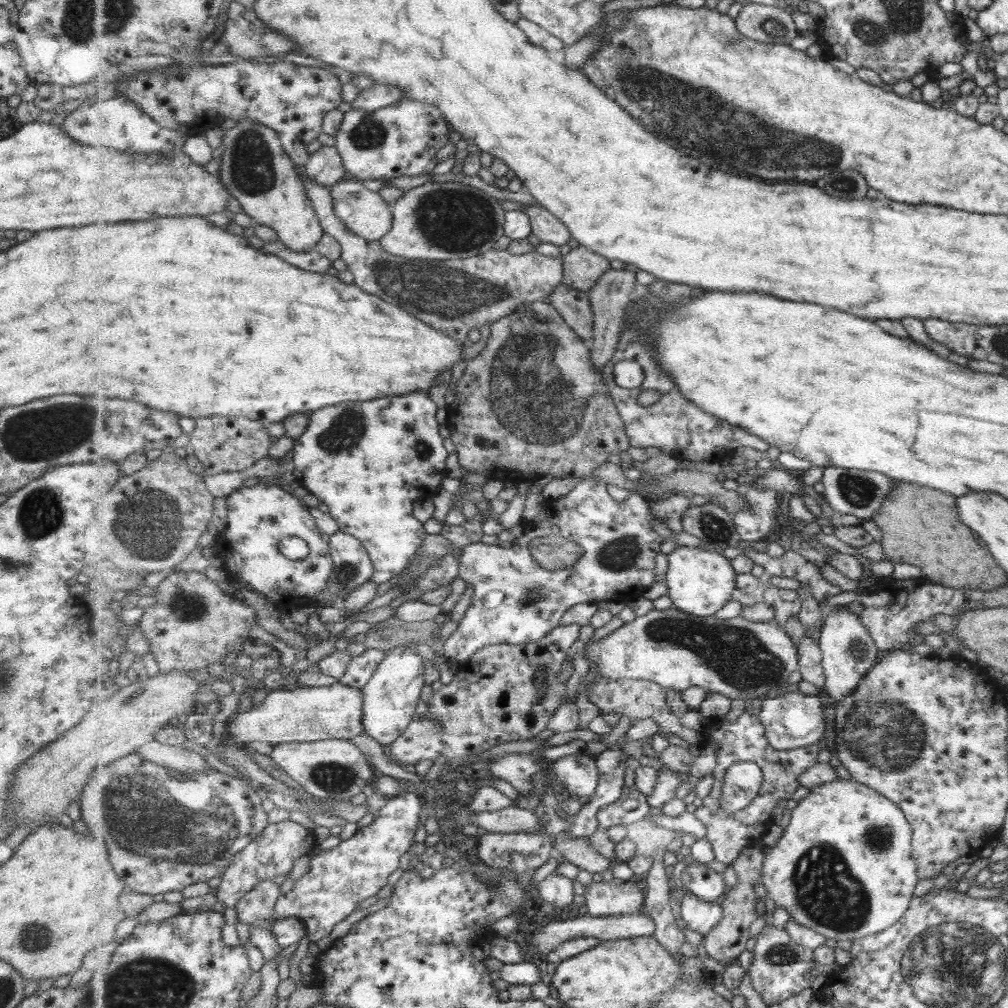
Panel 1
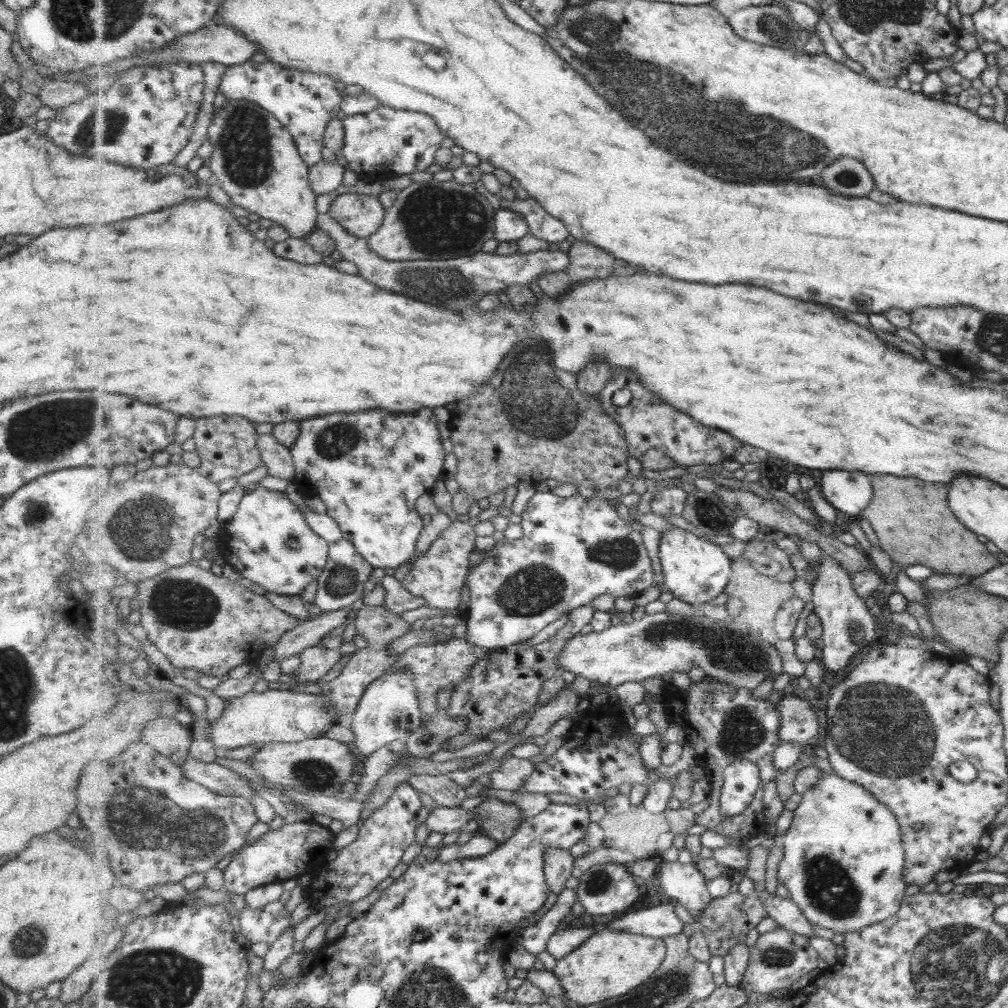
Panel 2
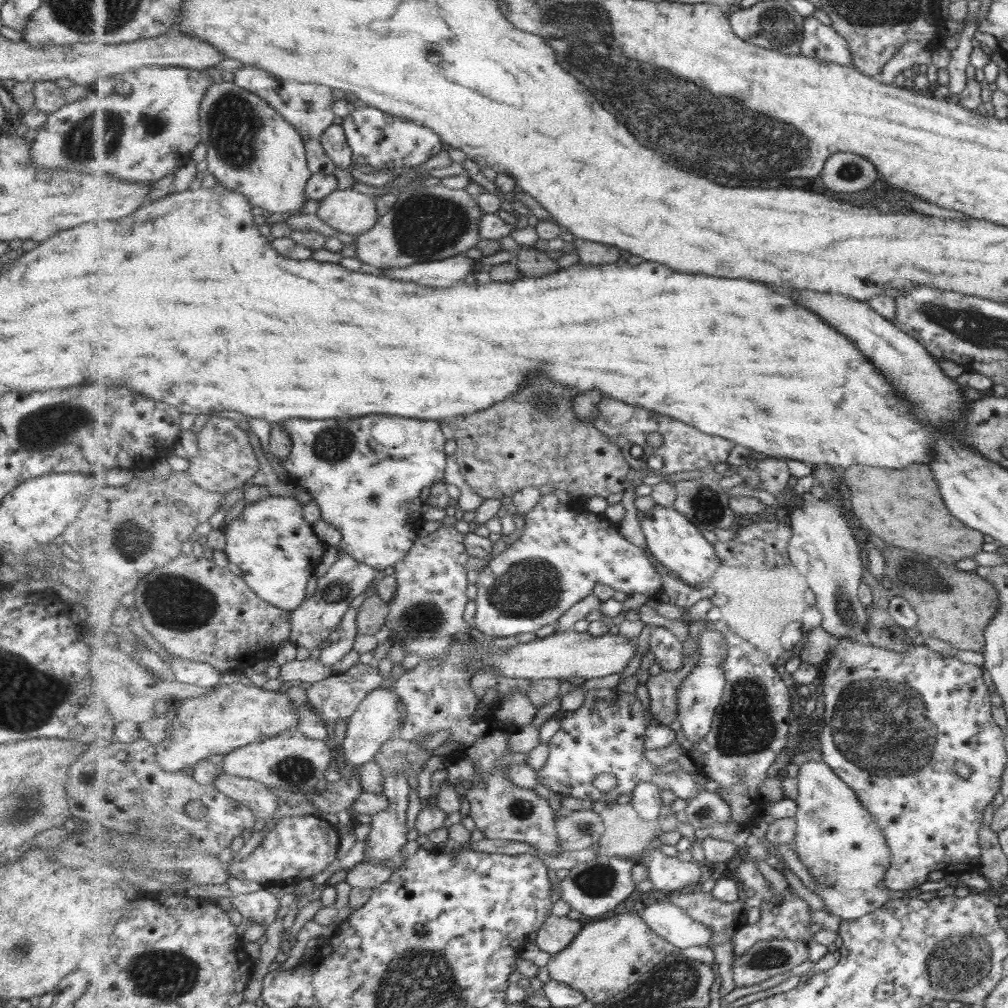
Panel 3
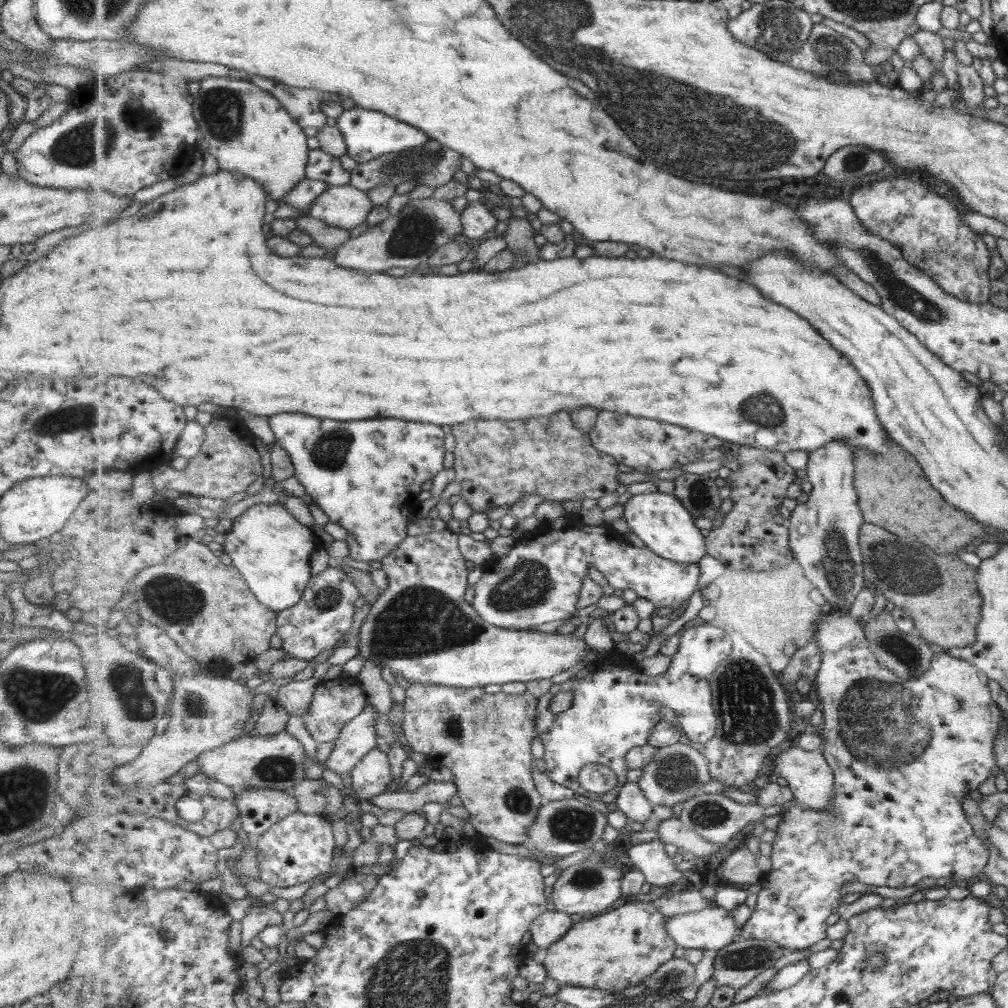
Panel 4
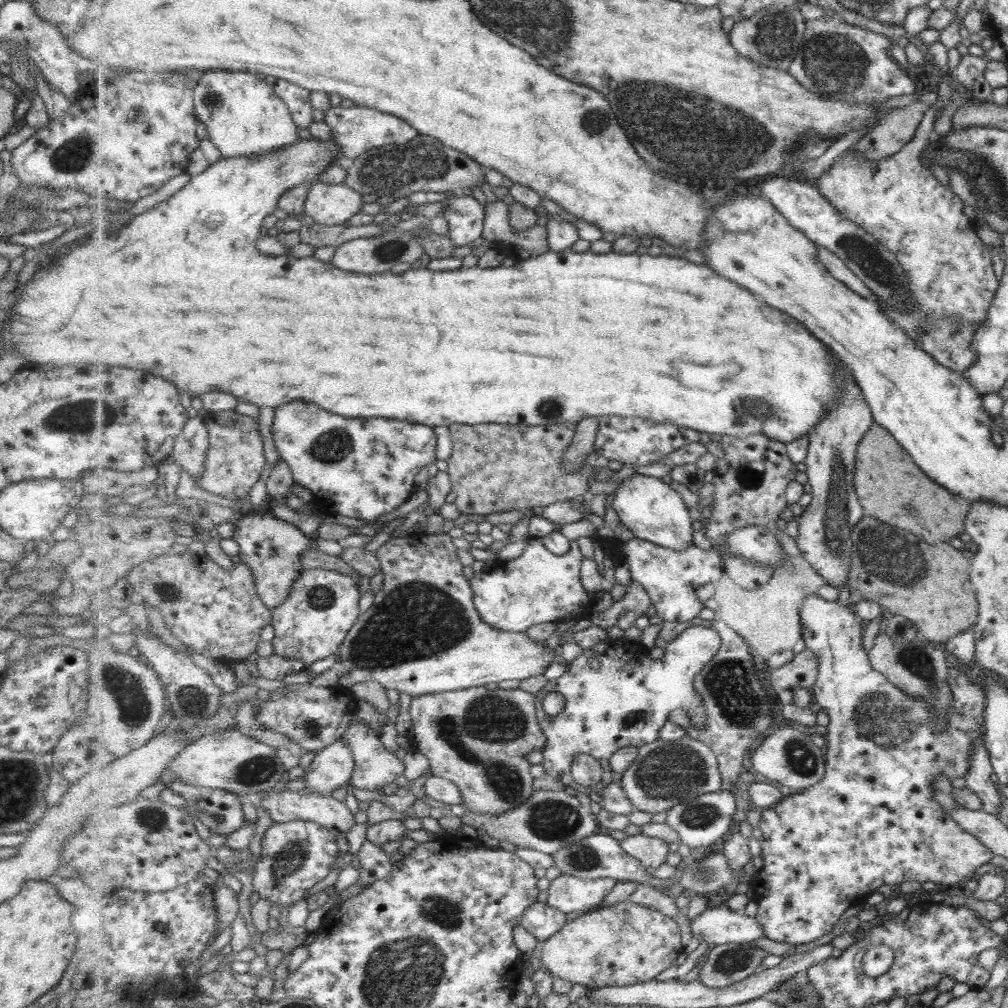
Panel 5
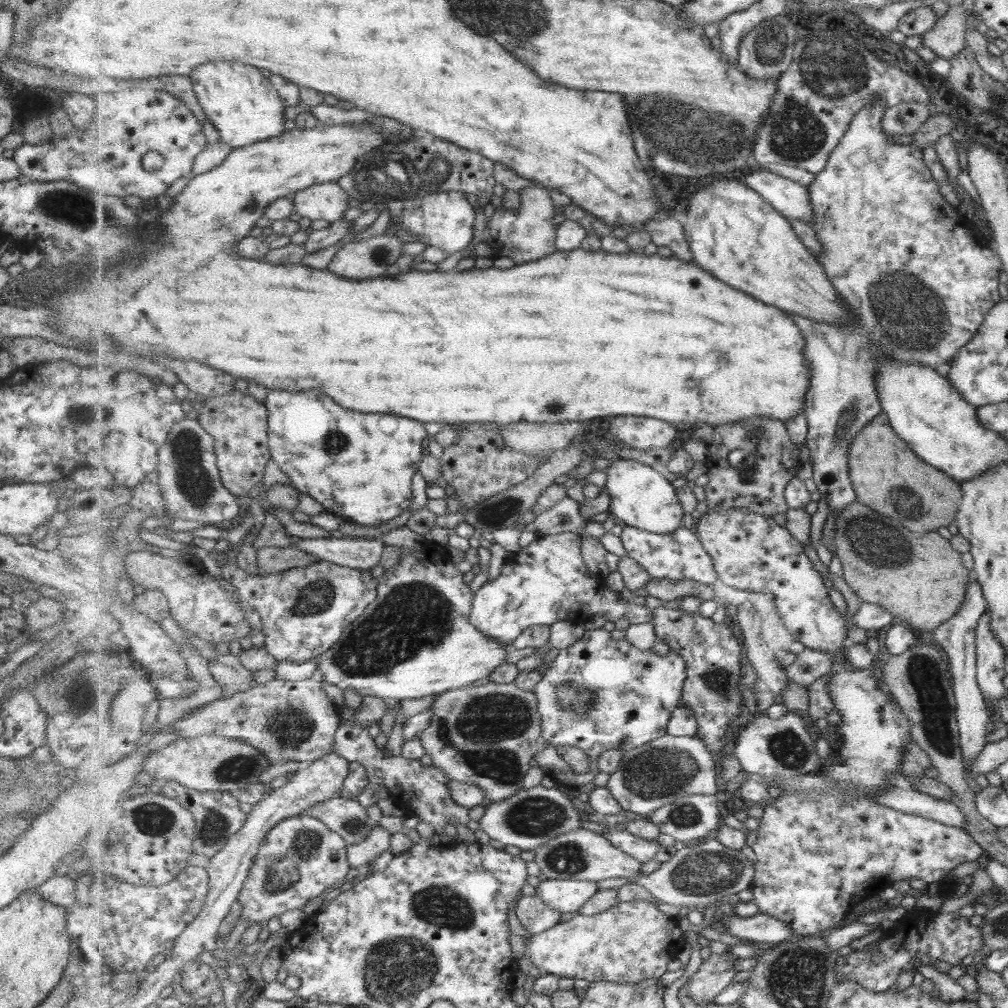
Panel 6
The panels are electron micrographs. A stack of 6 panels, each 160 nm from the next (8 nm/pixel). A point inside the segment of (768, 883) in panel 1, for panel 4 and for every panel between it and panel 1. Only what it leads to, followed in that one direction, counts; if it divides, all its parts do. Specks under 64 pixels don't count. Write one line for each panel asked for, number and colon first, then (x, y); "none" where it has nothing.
2: (843, 860)
3: (837, 838)
4: (809, 775)

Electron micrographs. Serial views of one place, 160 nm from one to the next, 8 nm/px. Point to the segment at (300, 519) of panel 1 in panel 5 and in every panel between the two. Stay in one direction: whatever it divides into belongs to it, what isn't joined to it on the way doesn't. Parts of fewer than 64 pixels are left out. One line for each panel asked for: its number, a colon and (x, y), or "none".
2: (265, 522)
3: (276, 549)
4: (272, 549)
5: (271, 547)

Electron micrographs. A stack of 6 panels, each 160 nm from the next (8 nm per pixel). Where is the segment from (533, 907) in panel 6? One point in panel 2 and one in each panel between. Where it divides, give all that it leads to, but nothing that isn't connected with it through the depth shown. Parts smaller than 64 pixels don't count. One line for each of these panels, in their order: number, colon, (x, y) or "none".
2: (565, 941)
3: (558, 932)
4: (551, 926)
5: (543, 920)

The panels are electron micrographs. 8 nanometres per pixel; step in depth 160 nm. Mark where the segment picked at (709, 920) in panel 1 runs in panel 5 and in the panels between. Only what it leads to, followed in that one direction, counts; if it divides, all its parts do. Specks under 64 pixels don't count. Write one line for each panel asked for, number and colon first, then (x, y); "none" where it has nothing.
2: (683, 883)
3: (669, 874)
4: (649, 857)
5: (652, 852)

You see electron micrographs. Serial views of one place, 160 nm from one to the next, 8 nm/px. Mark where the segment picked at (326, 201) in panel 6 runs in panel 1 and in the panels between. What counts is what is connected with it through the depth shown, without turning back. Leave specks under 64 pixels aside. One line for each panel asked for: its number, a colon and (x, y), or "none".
1: (365, 212)
2: (362, 215)
3: (350, 211)
4: (347, 207)
5: (329, 204)

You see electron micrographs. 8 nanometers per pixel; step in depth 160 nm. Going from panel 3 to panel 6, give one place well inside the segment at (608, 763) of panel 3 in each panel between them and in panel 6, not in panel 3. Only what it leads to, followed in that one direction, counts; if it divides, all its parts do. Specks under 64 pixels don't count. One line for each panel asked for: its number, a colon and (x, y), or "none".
4: (614, 710)
5: (615, 696)
6: (597, 692)

